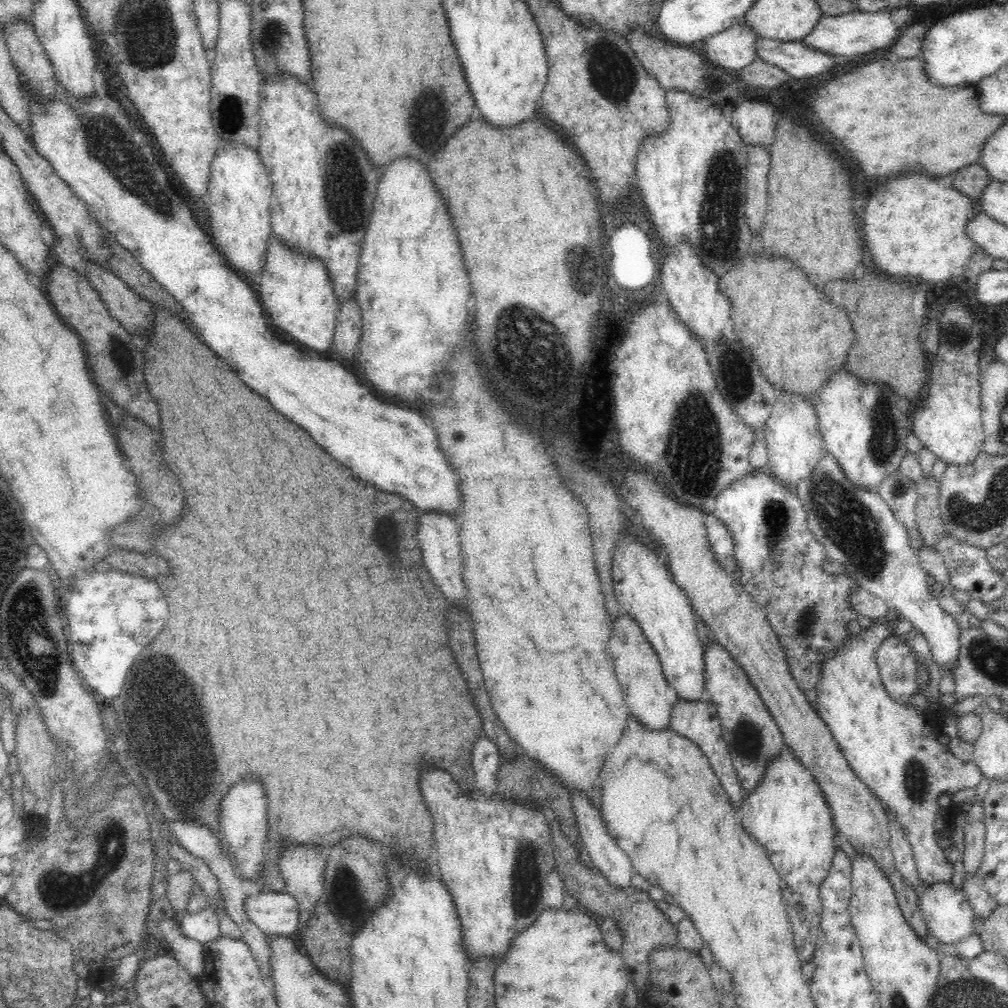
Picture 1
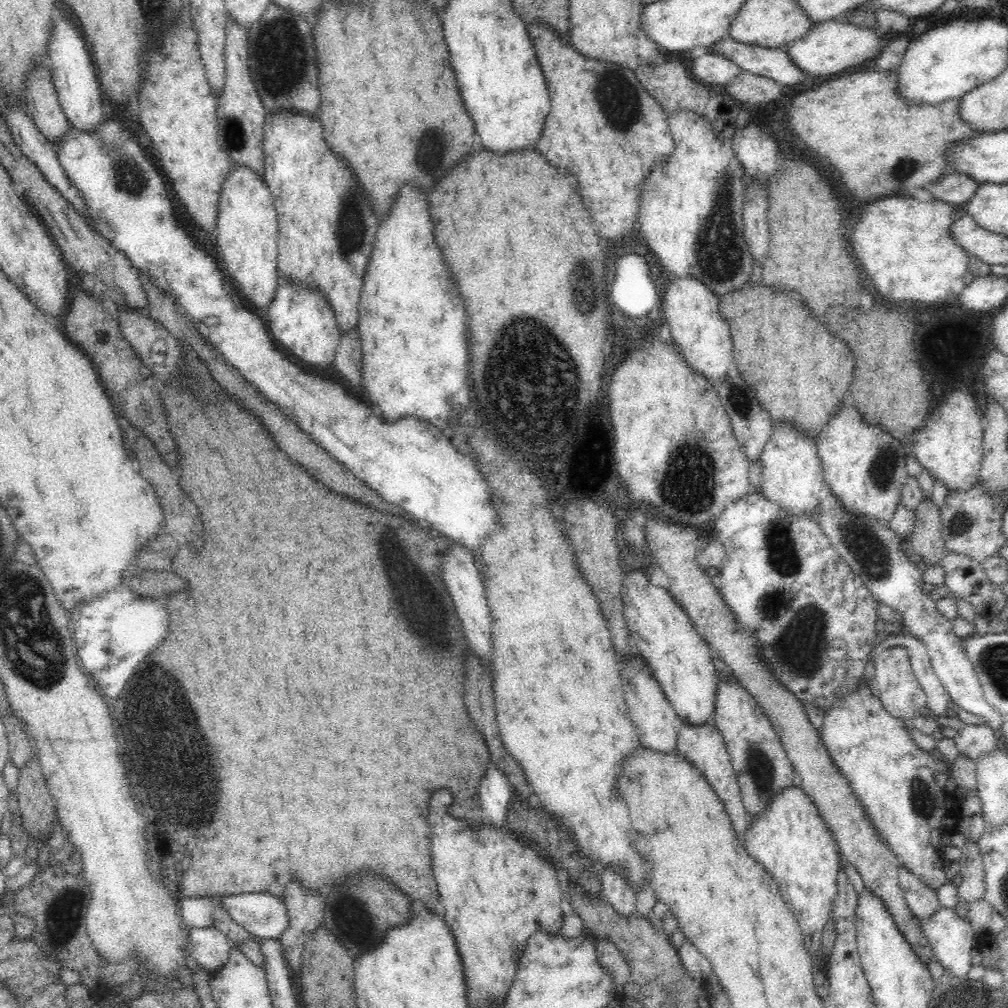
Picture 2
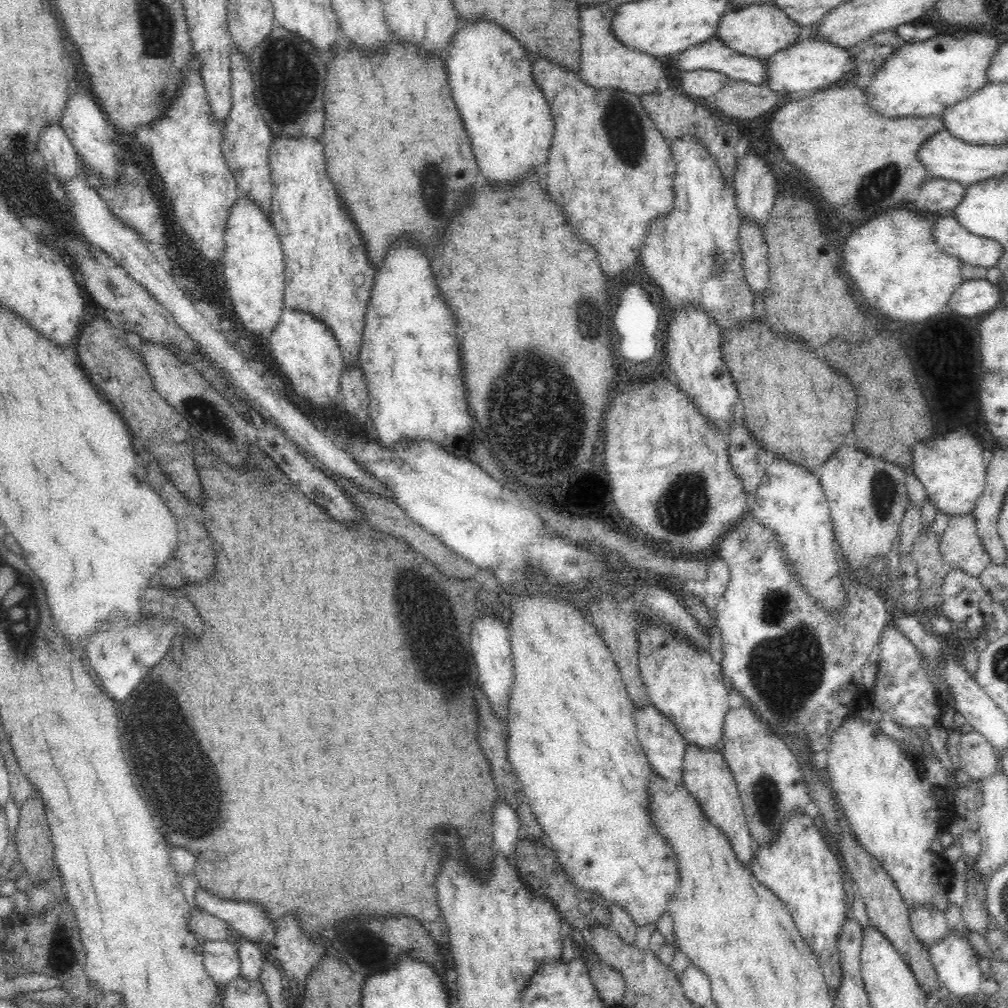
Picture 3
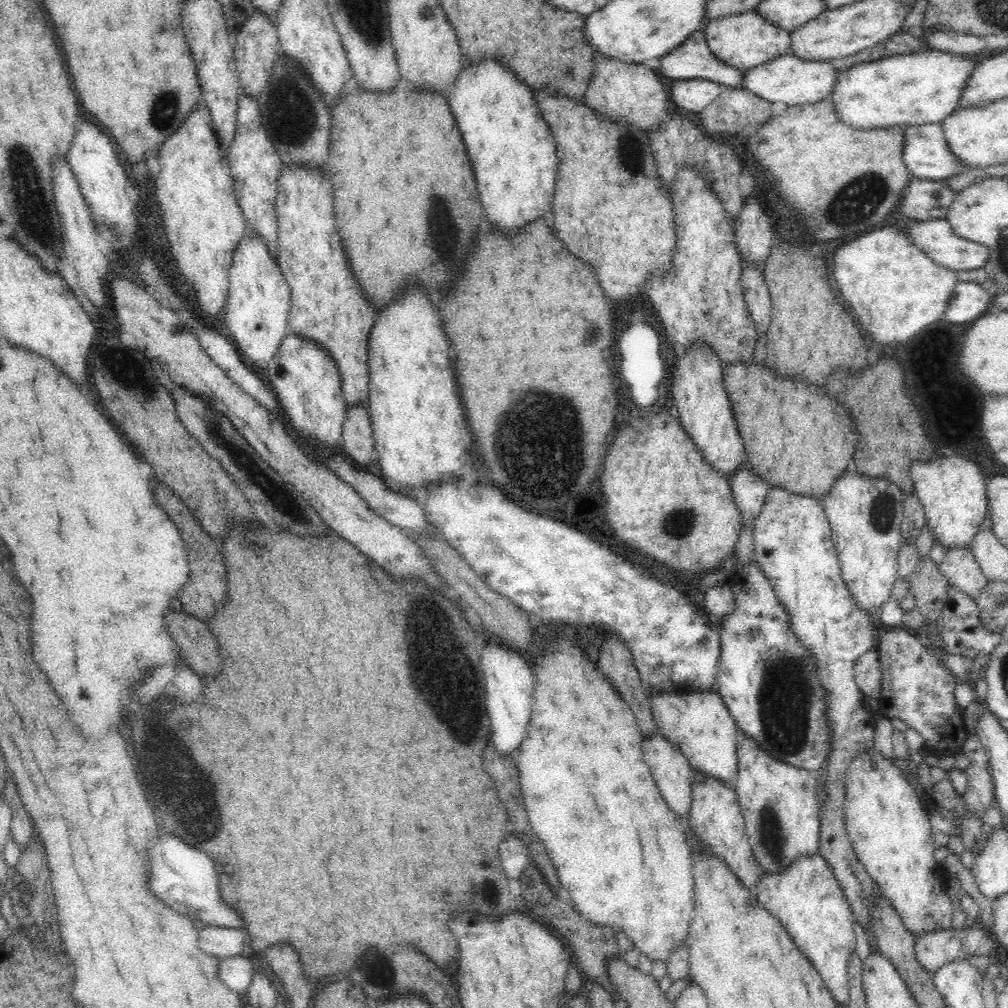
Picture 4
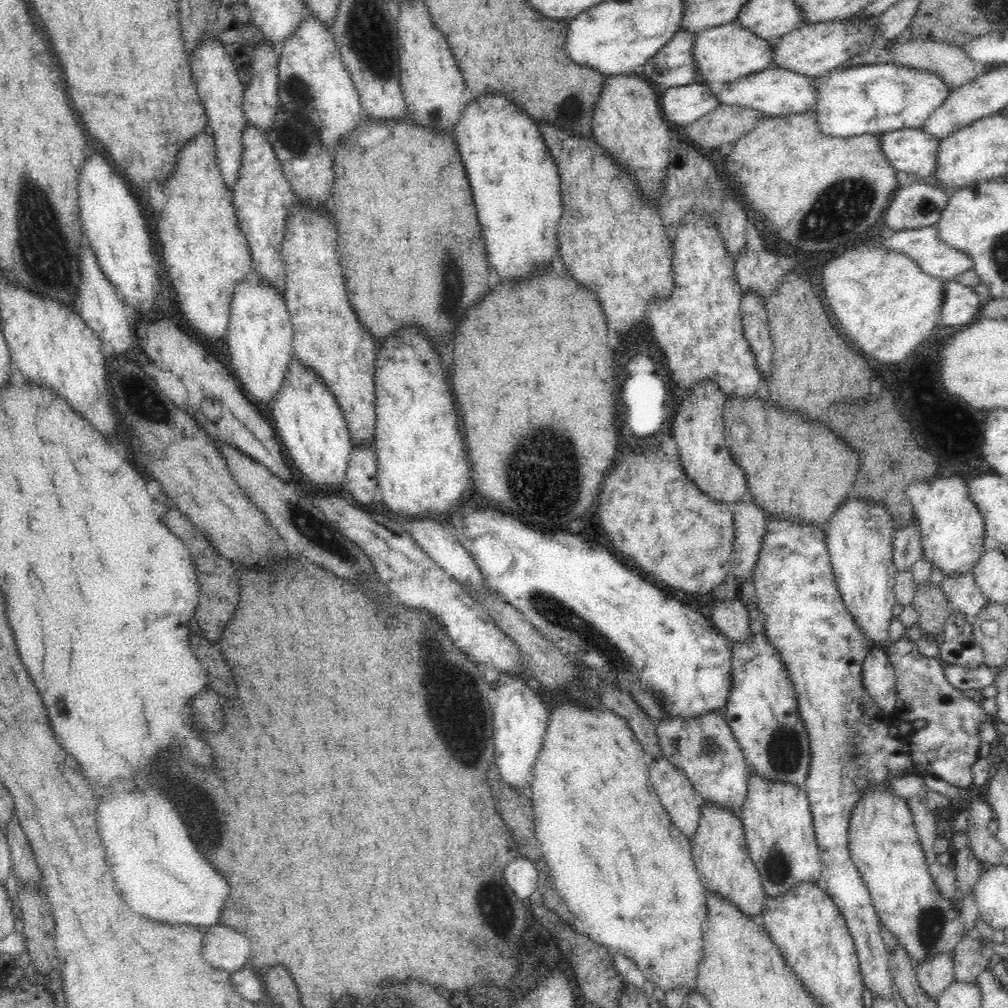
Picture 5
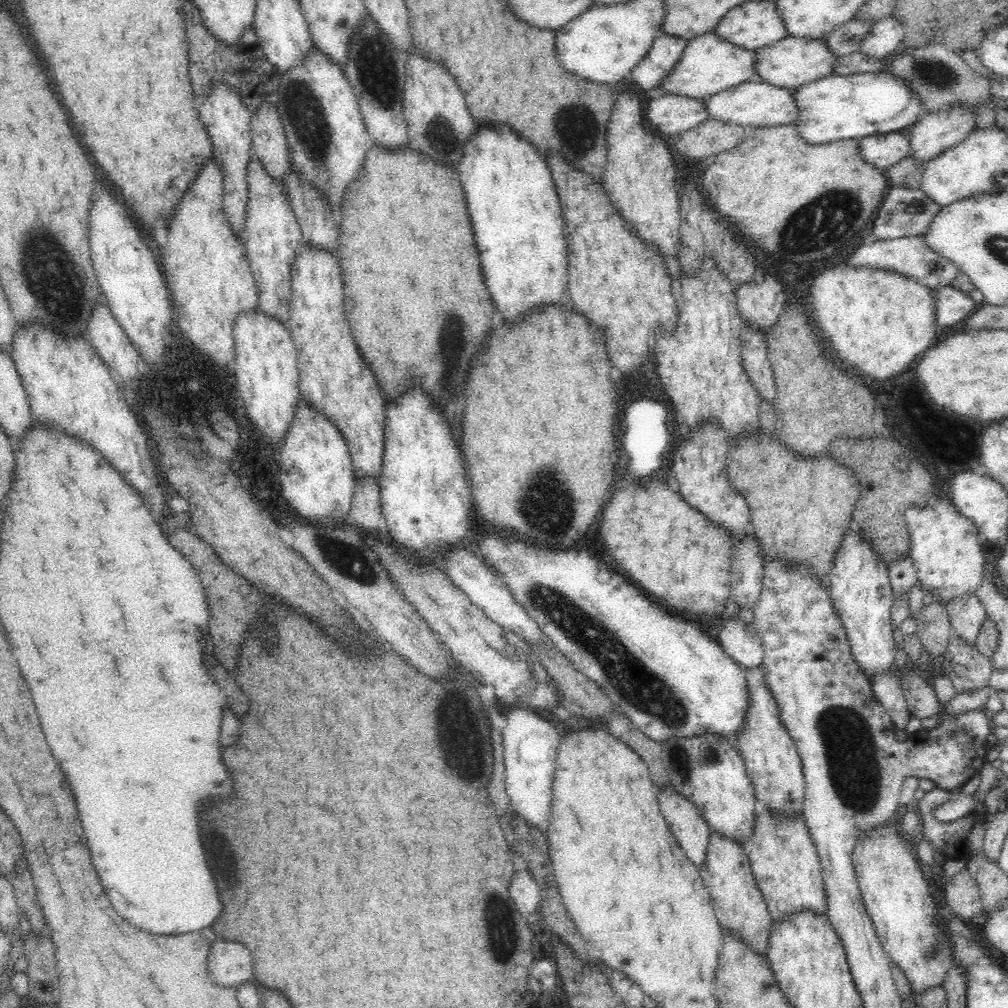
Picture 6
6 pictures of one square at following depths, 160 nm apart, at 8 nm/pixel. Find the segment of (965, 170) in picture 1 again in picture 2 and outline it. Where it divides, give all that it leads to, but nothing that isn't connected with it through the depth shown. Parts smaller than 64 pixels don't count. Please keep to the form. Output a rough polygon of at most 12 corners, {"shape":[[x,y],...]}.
{"shape":[[943,174],[923,189],[962,207],[980,185],[966,174]]}

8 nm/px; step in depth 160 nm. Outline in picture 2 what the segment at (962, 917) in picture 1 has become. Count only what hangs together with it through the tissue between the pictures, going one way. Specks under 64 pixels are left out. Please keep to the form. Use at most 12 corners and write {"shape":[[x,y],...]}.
{"shape":[[954,909],[922,925],[937,964],[968,981],[977,947],[970,921]]}

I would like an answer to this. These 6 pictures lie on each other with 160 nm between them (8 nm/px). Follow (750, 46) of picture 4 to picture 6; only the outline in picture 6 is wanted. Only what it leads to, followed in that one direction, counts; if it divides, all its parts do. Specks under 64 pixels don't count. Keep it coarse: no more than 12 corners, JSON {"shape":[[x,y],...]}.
{"shape":[[716,33],[688,41],[663,95],[706,99],[758,82],[754,51]]}

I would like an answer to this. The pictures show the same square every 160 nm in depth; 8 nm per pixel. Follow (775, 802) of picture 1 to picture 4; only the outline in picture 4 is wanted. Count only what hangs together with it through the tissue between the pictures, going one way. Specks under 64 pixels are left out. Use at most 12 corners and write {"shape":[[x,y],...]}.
{"shape":[[824,857],[763,874],[754,895],[814,965],[836,1004],[856,948]]}

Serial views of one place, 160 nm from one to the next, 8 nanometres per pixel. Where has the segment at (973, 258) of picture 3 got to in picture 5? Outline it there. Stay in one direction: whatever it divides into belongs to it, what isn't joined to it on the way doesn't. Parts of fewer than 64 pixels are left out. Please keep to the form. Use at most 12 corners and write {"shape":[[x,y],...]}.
{"shape":[[936,225],[877,242],[944,282],[972,269],[967,253],[938,239]]}

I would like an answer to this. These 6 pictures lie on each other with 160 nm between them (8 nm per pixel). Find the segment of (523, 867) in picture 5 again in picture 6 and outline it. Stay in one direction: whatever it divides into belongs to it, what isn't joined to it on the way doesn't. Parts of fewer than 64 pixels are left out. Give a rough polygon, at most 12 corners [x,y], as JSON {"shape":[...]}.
{"shape":[[516,871],[510,896],[530,922],[540,904],[540,887],[532,873]]}

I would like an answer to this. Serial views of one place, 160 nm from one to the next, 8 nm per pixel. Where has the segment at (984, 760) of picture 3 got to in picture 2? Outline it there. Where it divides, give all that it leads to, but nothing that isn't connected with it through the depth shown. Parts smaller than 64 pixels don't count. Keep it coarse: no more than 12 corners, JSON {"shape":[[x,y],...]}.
{"shape":[[964,725],[953,737],[960,756],[978,762],[996,752],[986,725]]}

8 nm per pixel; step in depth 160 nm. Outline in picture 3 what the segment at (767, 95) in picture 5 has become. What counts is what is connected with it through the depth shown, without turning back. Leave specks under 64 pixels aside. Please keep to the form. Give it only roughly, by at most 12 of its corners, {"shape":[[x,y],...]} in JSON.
{"shape":[[811,37],[764,61],[783,99],[838,82],[852,55]]}

